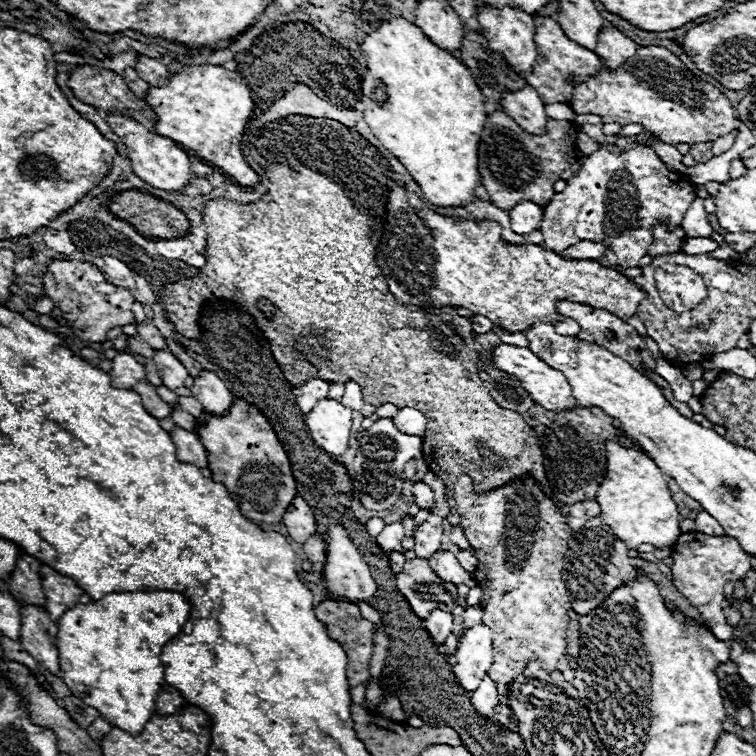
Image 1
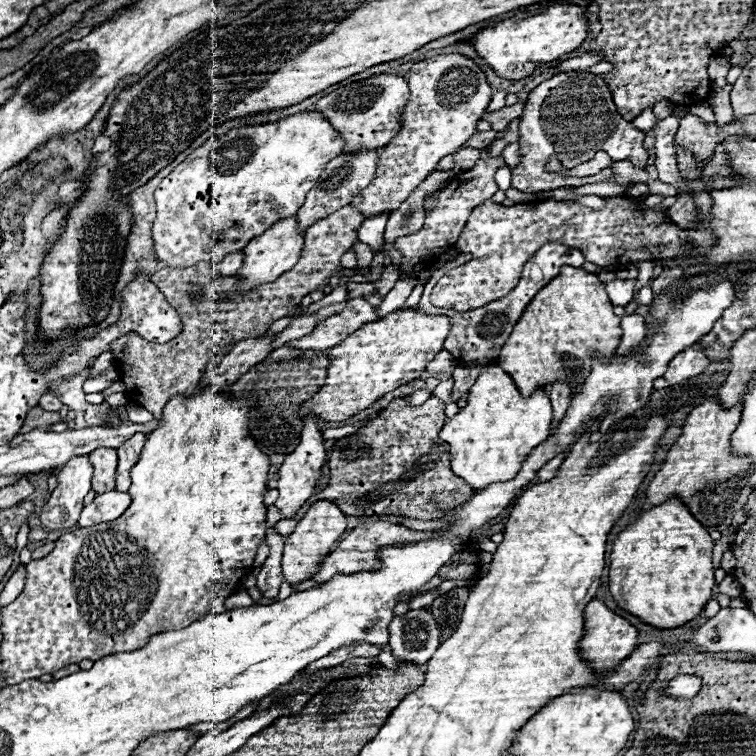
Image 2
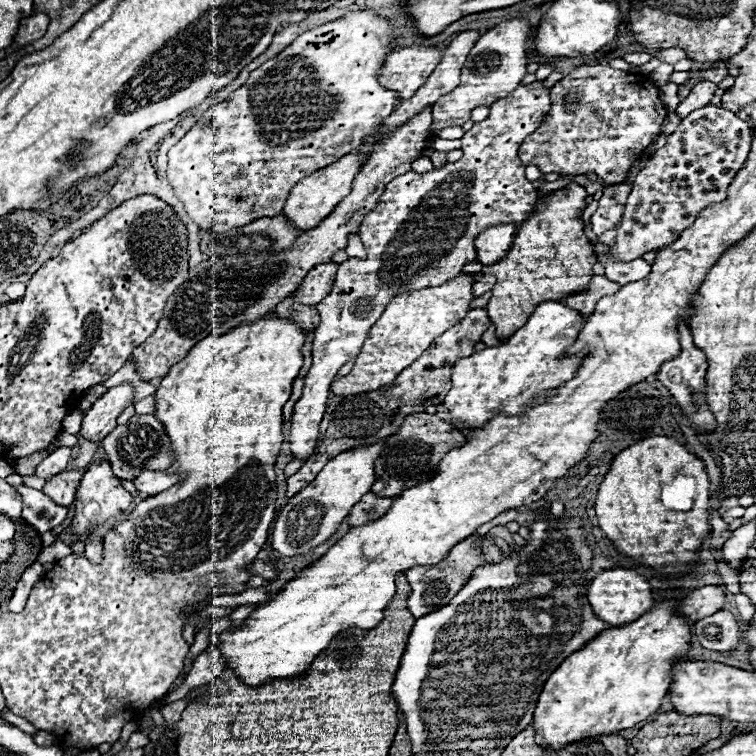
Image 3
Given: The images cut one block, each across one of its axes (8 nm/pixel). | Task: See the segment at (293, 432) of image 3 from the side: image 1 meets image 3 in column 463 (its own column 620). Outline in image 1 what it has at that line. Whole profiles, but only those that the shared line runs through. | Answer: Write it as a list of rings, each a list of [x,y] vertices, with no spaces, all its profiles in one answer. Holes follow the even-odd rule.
[[[636,136],[632,138],[618,138],[618,146],[600,146],[598,152],[584,158],[582,170],[568,178],[568,186],[564,192],[556,193],[550,206],[544,208],[544,220],[542,220],[542,236],[546,250],[562,252],[568,246],[582,242],[582,240],[600,240],[606,246],[604,260],[600,262],[606,268],[636,268],[640,264],[640,258],[648,254],[648,248],[652,244],[652,228],[654,226],[682,226],[682,218],[690,204],[694,202],[694,186],[682,174],[676,174],[668,170],[668,166],[656,156],[652,148],[632,148],[636,142]]]

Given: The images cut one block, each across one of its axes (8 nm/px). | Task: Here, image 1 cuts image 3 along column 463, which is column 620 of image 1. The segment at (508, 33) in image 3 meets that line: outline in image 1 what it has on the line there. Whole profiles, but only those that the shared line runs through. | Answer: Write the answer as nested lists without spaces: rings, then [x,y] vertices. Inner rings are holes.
[[[662,46],[638,48],[636,58],[614,74],[602,66],[596,78],[574,86],[570,106],[576,114],[598,114],[604,124],[640,124],[670,146],[714,142],[736,130],[738,124],[738,112],[732,102],[716,86],[700,80],[678,56]]]

